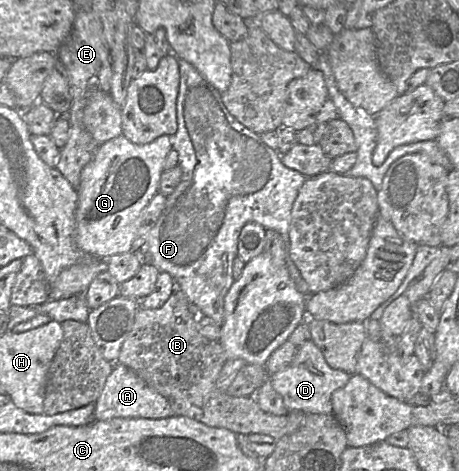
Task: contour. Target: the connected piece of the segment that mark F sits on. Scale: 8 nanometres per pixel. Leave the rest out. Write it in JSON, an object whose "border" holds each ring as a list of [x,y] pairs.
{"border":[[[178,59],[178,65],[179,90],[176,100],[177,131],[174,135],[170,135],[169,137],[172,148],[178,153],[178,166],[182,169],[182,176],[173,192],[167,195],[161,215],[148,234],[146,241],[138,251],[133,252],[139,255],[142,262],[147,261],[147,263],[143,264],[151,264],[158,270],[168,273],[201,317],[208,317],[217,323],[222,323],[224,317],[224,298],[234,282],[232,266],[233,261],[237,257],[237,244],[241,229],[246,223],[255,222],[264,227],[265,230],[272,229],[278,232],[286,239],[290,226],[290,212],[293,202],[300,187],[307,178],[300,172],[286,167],[281,161],[281,154],[278,154],[263,142],[259,134],[251,132],[239,123],[224,106],[221,99],[221,93],[212,86],[193,65],[183,59]]]}

